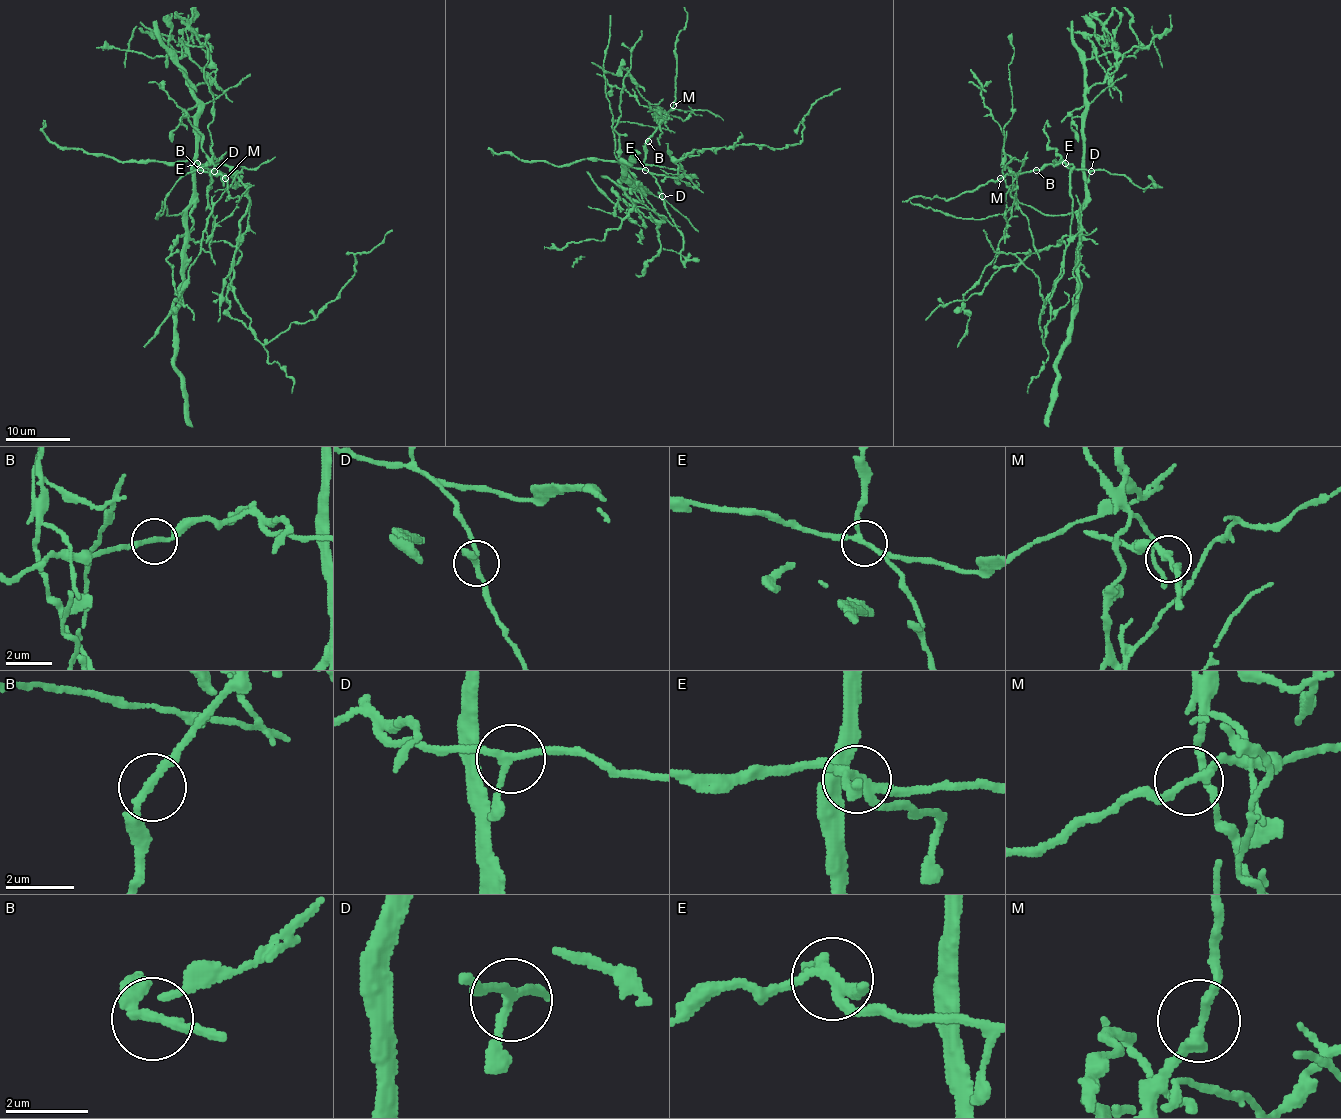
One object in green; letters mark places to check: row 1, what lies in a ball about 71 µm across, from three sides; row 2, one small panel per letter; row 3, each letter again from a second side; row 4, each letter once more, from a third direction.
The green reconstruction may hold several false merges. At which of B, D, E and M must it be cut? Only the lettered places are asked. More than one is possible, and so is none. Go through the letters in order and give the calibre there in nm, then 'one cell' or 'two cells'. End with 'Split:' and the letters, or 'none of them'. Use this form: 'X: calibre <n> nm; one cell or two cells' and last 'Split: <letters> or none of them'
B: calibre 200 nm; one cell
D: calibre 190 nm; two cells
E: calibre 200 nm; two cells
M: calibre 260 nm; one cell
Split: D, E

